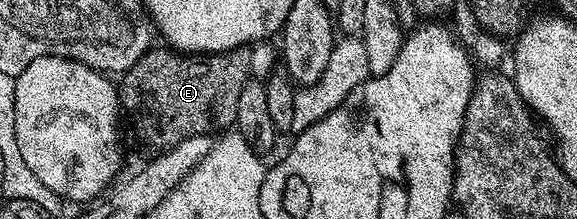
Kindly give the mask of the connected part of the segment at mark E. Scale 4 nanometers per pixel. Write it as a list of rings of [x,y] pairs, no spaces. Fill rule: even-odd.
[[[170,46],[152,47],[134,66],[122,73],[118,81],[119,106],[124,117],[131,119],[135,136],[155,154],[168,152],[187,138],[211,136],[230,129],[237,118],[237,102],[241,90],[251,76],[251,48],[234,48],[232,52],[212,52],[210,54],[188,54],[177,52]]]

